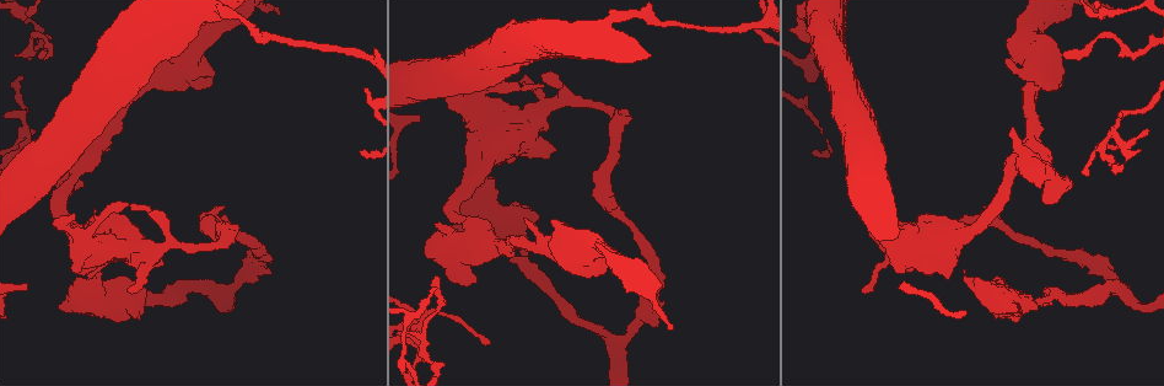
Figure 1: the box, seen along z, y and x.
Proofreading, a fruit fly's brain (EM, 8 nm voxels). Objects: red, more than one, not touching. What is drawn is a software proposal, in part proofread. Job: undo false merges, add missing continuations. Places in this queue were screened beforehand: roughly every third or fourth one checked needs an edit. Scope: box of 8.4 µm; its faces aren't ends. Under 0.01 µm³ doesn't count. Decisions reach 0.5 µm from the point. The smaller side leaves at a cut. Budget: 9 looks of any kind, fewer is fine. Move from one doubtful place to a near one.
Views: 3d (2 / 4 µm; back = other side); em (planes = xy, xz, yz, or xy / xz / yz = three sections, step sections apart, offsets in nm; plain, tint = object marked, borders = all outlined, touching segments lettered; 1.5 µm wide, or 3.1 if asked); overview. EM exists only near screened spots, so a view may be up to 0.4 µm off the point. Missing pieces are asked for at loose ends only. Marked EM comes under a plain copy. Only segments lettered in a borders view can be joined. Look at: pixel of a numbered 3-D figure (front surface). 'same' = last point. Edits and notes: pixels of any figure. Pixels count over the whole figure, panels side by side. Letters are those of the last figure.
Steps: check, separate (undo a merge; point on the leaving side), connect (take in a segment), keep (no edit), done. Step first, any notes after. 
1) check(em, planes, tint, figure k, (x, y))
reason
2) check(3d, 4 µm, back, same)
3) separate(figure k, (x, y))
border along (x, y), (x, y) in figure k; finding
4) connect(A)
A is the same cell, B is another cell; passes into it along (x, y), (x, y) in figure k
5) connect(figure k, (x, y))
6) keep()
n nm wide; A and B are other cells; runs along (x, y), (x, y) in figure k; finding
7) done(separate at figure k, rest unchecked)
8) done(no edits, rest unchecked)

check(em, xy, step 8, borders, figure 1, (180, 89))
free end

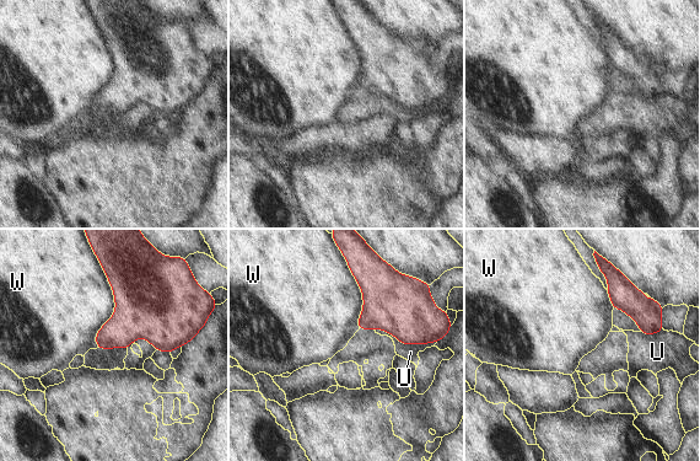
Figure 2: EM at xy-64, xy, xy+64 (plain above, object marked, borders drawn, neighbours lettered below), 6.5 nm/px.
keep()
W touches over 550 nm; U and W are other cells; border along (101, 263), (114, 314), (97, 347) in figure 2; no lettered segment goes on from it

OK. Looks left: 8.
check(3d, 2 µm, figure 1, (26, 286))
an open end

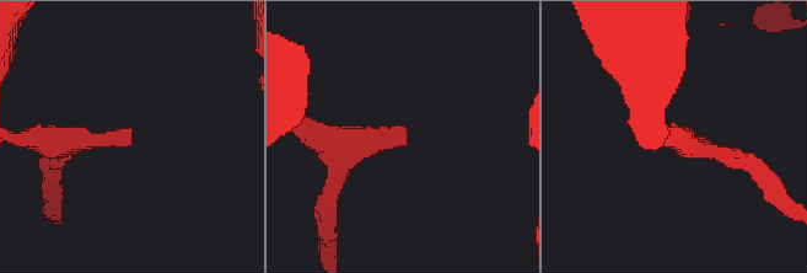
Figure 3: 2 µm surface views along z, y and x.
check(em, xz, step 4, tint, figure 3, (125, 133))

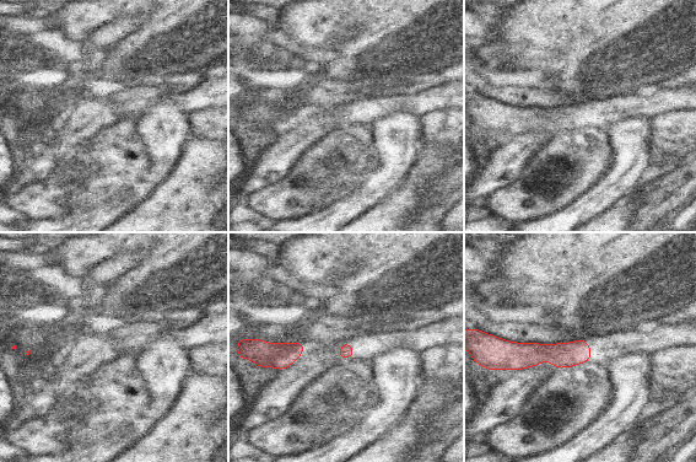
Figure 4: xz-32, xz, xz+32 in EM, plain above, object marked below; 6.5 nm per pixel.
check(em, planes, borders, same)
cut it another way

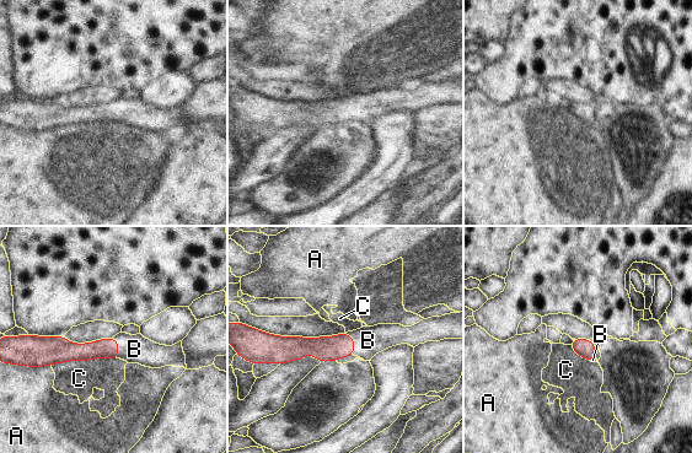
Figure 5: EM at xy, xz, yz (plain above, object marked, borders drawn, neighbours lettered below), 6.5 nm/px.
connect(B)
120 nm wide; C touches over 420 nm; B is the same cell, A and C are other cells; it goes on there

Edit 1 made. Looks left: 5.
check(overview)
redraw

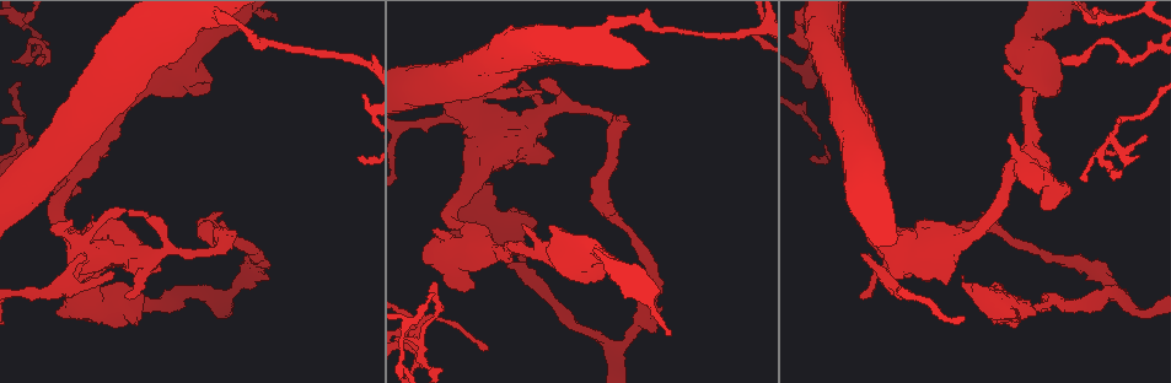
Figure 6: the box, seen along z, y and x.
check(3d, 2 µm, figure 6, (1113, 139))
four arms meet

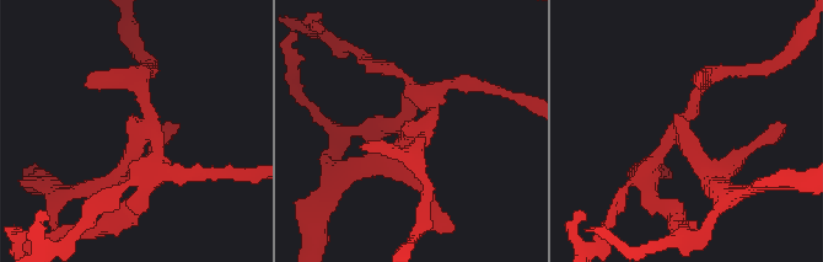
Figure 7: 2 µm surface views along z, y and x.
check(em, xz, step 8, tint, figure 7, (415, 132))
now the EM

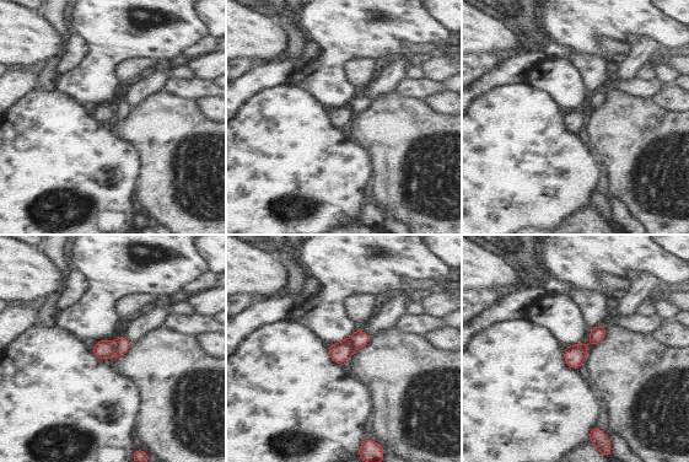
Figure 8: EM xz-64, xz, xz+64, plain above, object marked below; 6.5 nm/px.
check(em, planes, borders, same)
cut it another way

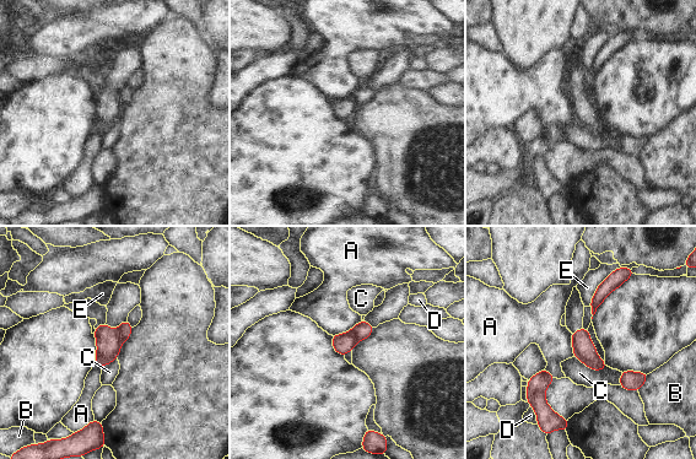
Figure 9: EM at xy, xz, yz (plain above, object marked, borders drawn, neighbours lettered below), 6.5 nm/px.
separate(figure 9, (539, 382))
130 nm wide; A, B, C, D and E are other cells; a second cell is stuck on

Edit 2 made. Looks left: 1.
done(connect at figure 5, separate at figure 9, rest unchecked)

